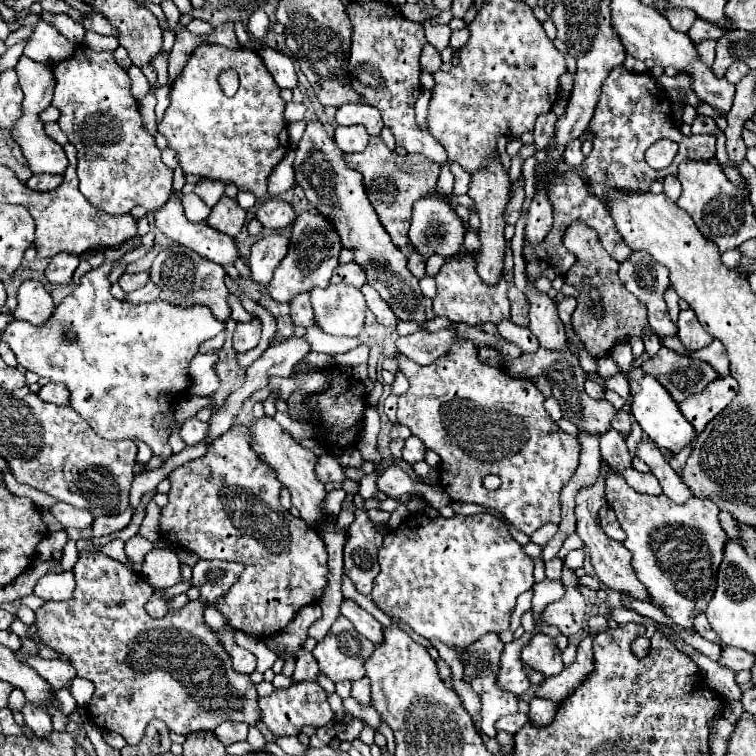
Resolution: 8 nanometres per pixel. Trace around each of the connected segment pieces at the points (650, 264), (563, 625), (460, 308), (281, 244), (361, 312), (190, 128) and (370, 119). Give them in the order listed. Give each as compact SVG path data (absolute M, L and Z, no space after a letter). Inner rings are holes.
M633 251L627 261L619 263L617 275L623 281L623 285L635 297L639 297L641 303L647 305L649 323L657 331L659 339L663 339L667 335L673 337L677 333L677 327L669 319L667 305L663 299L663 295L669 287L667 267L653 261L651 255L643 253L643 251Z
M563 565L561 583L565 587L565 595L545 607L543 621L557 625L563 635L573 635L581 631L581 625L585 621L585 601L579 593L579 577L567 565Z
M469 255L443 263L439 273L435 275L435 281L437 281L437 295L433 299L435 317L447 317L455 323L463 321L467 325L481 325L485 321L499 323L503 319L509 319L507 281L501 279L499 285L493 285L493 287L485 285L483 281L479 281L475 265L477 265L475 257L469 257Z
M279 233L267 235L259 239L257 243L253 243L249 259L247 259L247 265L251 269L251 281L267 287L275 267L287 255L287 247L289 247L289 239Z
M347 283L311 289L311 307L315 321L329 335L357 337L365 323L365 297Z
M201 43L185 63L185 69L175 79L171 87L171 103L165 109L163 121L159 123L159 131L167 137L169 147L177 153L179 165L183 173L193 173L203 179L235 183L239 191L251 191L257 199L267 195L267 177L275 169L275 165L283 159L287 151L287 133L285 133L285 101L279 97L279 85L275 85L271 73L263 65L259 53L249 49L231 51L223 45L207 45ZM233 67L239 73L239 91L233 97L225 97L217 75L225 69Z
M341 105L335 113L337 125L363 125L369 135L379 135L383 129L381 113L371 105Z

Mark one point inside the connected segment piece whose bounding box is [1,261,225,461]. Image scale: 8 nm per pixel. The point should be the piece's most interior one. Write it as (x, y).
(123, 364)

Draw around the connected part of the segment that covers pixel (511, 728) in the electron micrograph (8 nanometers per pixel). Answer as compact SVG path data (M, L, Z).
M521 699L521 707L519 707L519 713L513 713L513 715L507 715L507 717L501 717L497 721L497 729L503 729L507 733L517 733L525 723L529 723L529 703Z

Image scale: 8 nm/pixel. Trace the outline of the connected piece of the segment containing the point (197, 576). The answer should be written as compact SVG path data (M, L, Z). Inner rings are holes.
M197 561L193 567L193 585L213 605L243 573L243 565L233 561Z

